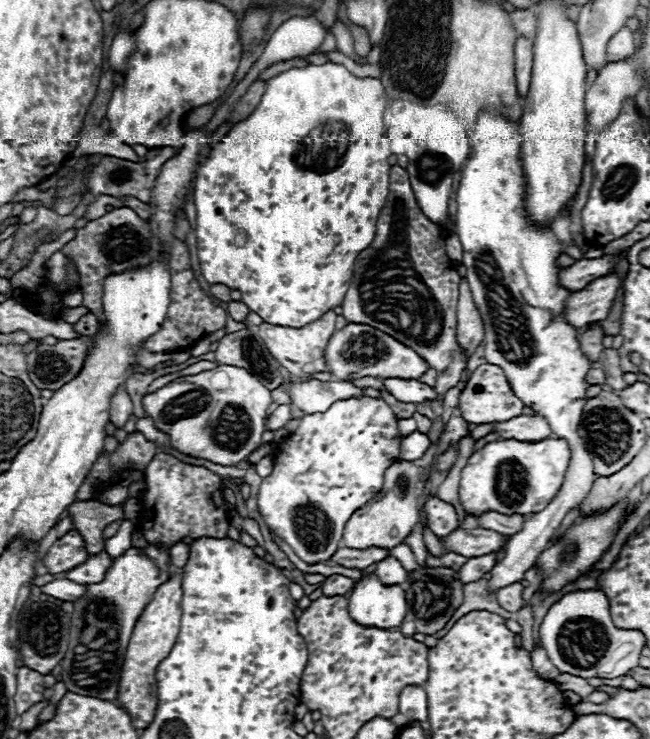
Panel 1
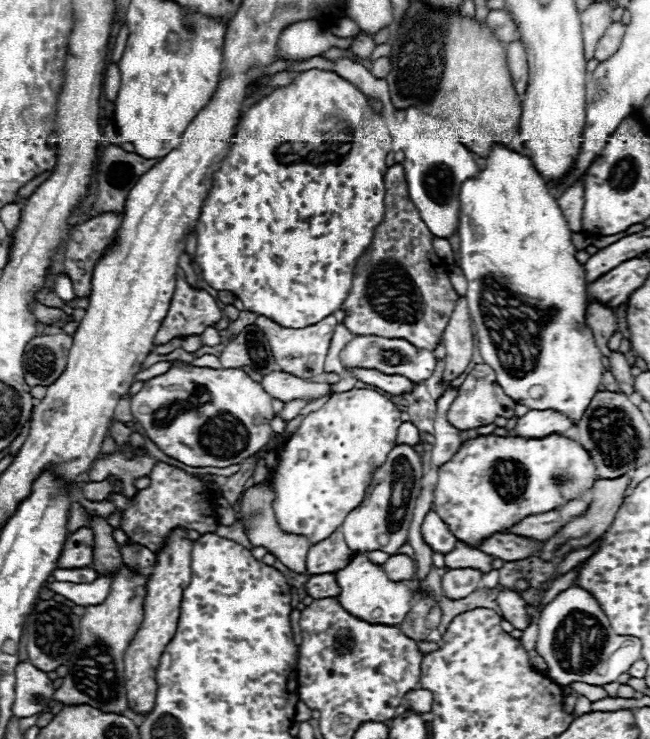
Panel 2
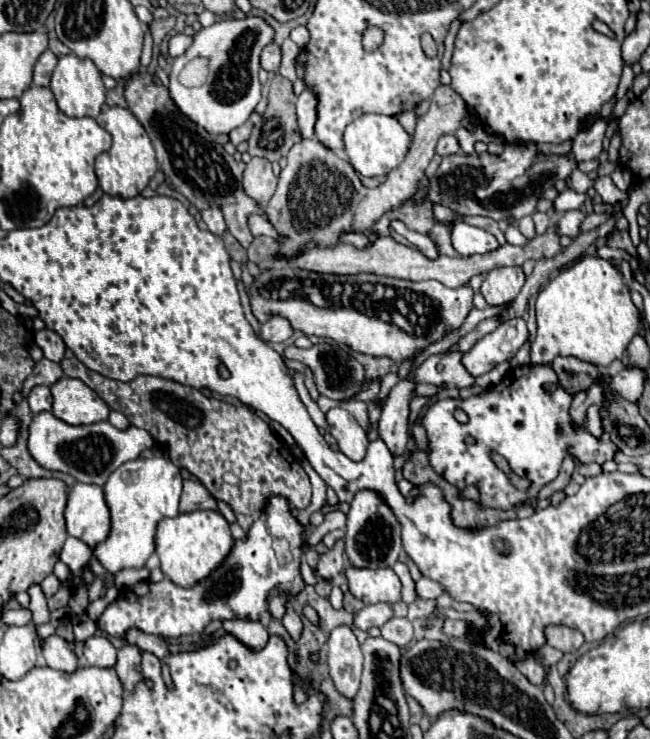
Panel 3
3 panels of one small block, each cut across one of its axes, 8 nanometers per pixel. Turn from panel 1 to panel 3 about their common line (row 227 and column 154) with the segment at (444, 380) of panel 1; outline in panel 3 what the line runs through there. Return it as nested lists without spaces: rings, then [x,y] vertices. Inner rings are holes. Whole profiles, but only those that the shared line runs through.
[[[64,358],[60,366],[64,376],[88,384],[110,406],[110,410],[122,412],[132,426],[148,430],[156,444],[164,446],[168,454],[172,452],[170,458],[176,466],[196,476],[216,500],[226,502],[234,512],[246,516],[258,512],[268,494],[288,498],[290,506],[298,510],[304,510],[310,504],[312,486],[308,474],[292,456],[290,448],[272,434],[266,420],[250,412],[246,406],[208,398],[192,386],[158,376],[140,376],[132,382],[110,380],[88,370],[76,358]],[[226,476],[234,476],[238,482],[232,484]]]

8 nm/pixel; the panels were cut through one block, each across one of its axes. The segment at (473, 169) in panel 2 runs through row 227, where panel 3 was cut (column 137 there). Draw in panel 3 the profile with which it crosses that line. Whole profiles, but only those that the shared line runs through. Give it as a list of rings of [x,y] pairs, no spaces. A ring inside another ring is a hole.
[[[40,412],[32,418],[28,438],[28,450],[36,458],[36,462],[40,462],[40,466],[66,472],[78,482],[90,482],[98,486],[104,486],[106,478],[124,462],[136,460],[144,448],[152,446],[154,438],[144,428],[128,426],[126,430],[118,430],[108,420],[88,426],[70,426],[50,412]]]

